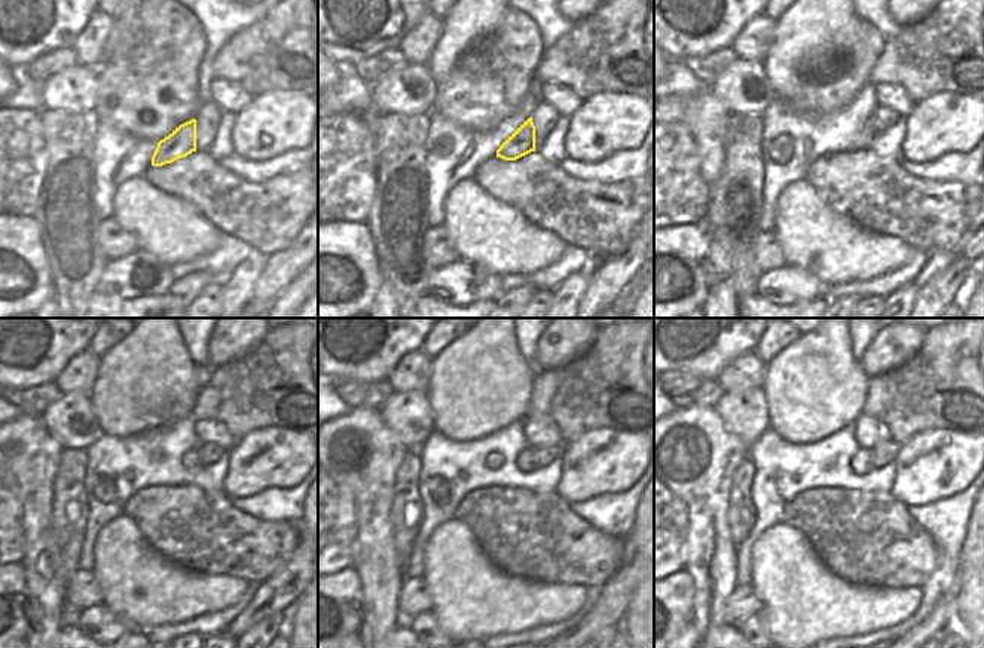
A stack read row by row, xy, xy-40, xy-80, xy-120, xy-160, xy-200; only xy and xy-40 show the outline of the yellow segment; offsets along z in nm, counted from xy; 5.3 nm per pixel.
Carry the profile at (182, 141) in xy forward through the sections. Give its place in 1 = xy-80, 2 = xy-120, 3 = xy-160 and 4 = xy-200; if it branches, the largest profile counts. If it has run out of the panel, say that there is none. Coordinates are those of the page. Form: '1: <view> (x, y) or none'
1: xy-80 (866, 134)
2: xy-120 (191, 459)
3: xy-160 (527, 462)
4: xy-200 (861, 462)

